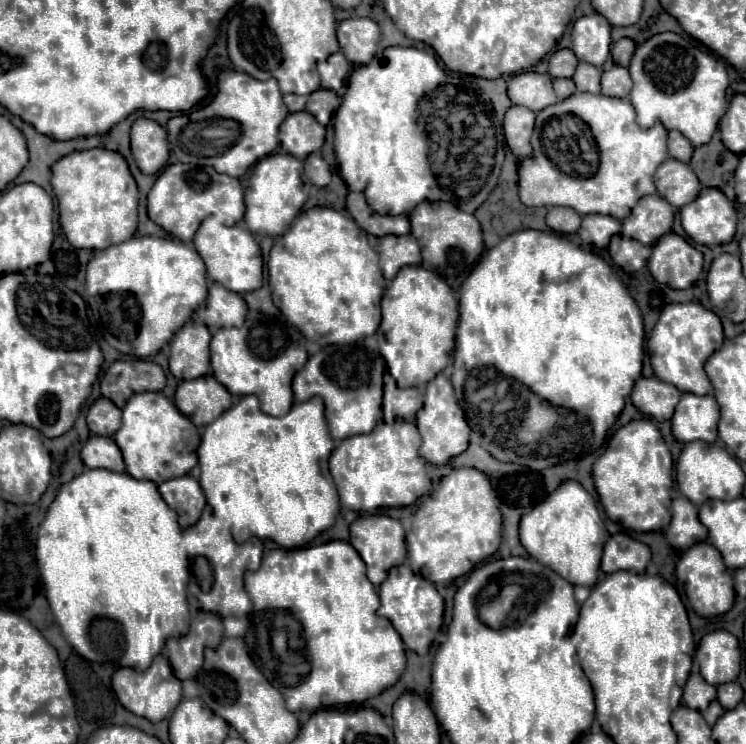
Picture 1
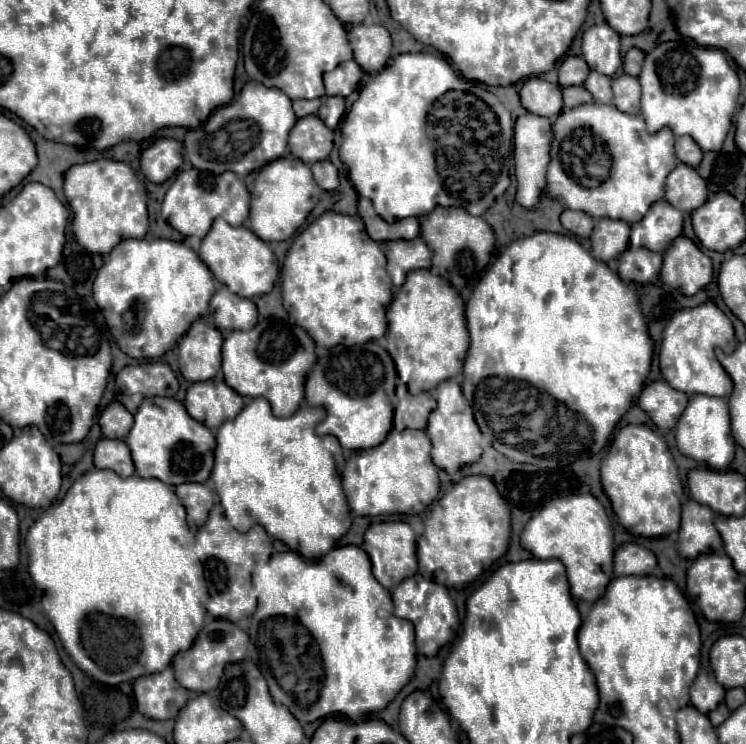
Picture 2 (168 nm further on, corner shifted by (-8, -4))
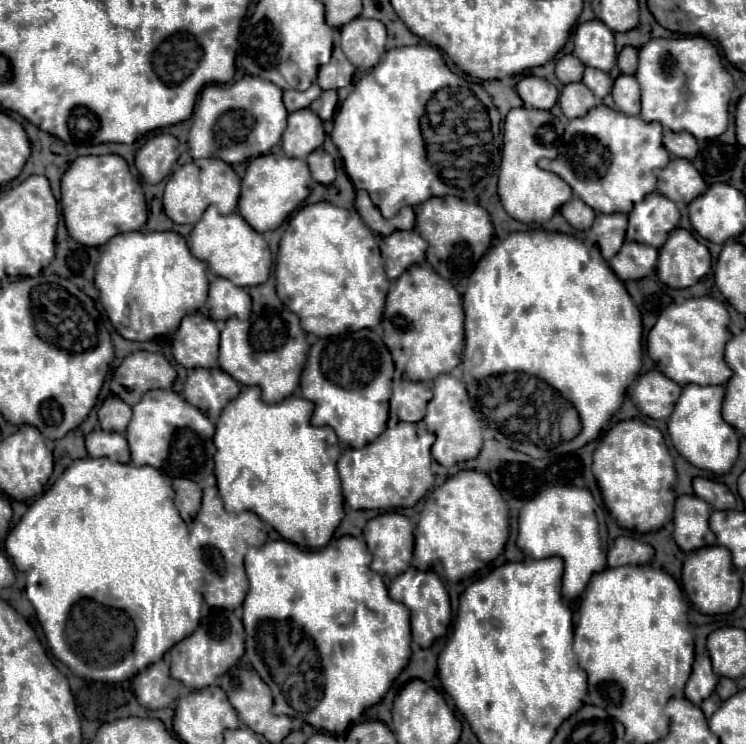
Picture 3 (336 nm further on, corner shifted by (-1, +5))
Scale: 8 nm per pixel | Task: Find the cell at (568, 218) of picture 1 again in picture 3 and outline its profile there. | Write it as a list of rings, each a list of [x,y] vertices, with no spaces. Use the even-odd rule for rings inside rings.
[[[573,197],[569,203],[565,203],[561,207],[561,215],[569,221],[571,227],[585,231],[593,225],[593,219],[597,213],[593,209],[589,209],[589,205],[585,205],[579,197]]]

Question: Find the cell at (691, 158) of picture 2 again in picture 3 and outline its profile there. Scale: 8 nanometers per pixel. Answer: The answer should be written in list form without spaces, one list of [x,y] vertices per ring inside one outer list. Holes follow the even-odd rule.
[[[665,129],[663,133],[663,147],[669,151],[669,155],[681,157],[681,159],[695,159],[697,155],[697,141],[691,133],[673,133]]]

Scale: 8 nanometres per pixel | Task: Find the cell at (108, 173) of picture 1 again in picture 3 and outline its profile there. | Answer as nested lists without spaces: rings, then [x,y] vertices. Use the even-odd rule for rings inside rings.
[[[89,155],[89,157],[77,157],[69,169],[65,171],[61,179],[61,207],[63,207],[63,219],[67,225],[69,235],[89,247],[105,245],[111,237],[117,233],[127,231],[141,231],[147,221],[147,203],[141,189],[141,181],[135,179],[129,171],[129,165],[119,155]]]

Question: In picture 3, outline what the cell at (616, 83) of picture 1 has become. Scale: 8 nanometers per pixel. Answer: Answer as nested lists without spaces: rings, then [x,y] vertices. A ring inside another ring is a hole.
[[[619,75],[613,85],[613,101],[617,109],[625,115],[639,115],[641,101],[639,101],[639,85],[633,75]]]

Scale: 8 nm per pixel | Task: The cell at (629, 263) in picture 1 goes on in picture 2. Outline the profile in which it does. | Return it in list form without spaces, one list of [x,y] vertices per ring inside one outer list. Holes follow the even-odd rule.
[[[630,244],[628,250],[620,256],[618,274],[624,282],[652,282],[660,272],[664,252],[650,252],[648,248],[634,248]]]

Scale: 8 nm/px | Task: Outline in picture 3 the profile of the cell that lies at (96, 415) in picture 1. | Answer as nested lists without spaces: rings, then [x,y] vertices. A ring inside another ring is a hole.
[[[111,395],[103,401],[99,409],[99,423],[105,431],[115,431],[115,433],[125,433],[127,425],[131,421],[131,407],[121,401],[119,397]]]

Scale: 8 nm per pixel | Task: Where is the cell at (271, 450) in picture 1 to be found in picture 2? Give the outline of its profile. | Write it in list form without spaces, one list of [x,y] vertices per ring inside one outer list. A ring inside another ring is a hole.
[[[254,398],[236,418],[218,428],[212,482],[232,528],[248,532],[254,524],[260,524],[270,536],[282,540],[290,550],[304,558],[324,556],[334,548],[336,540],[348,532],[352,524],[352,520],[346,518],[350,508],[340,488],[340,470],[346,460],[344,448],[336,438],[316,434],[316,426],[322,418],[324,408],[300,408],[290,418],[278,418],[272,414],[266,398]]]

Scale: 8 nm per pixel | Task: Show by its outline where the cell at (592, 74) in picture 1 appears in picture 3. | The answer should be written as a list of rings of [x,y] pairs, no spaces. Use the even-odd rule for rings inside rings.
[[[587,67],[585,73],[583,73],[583,83],[595,93],[595,97],[603,99],[605,95],[611,93],[611,87],[613,87],[613,79],[599,71],[599,69],[593,69],[593,67]]]

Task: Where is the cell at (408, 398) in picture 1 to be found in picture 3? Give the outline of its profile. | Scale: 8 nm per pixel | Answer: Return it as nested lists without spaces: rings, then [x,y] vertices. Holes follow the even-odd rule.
[[[401,377],[393,387],[387,426],[393,428],[400,421],[421,421],[425,417],[425,405],[431,401],[431,397],[431,389],[427,389],[423,383],[413,383]]]

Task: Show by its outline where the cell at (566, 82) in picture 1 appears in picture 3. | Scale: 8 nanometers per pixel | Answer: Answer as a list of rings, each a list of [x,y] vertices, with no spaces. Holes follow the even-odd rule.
[[[569,83],[565,85],[561,97],[559,97],[559,107],[567,119],[573,117],[585,117],[593,105],[599,101],[593,97],[593,93],[583,85],[583,83]]]

